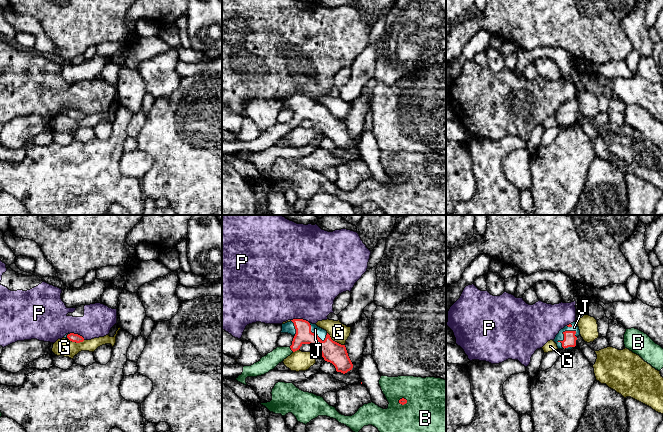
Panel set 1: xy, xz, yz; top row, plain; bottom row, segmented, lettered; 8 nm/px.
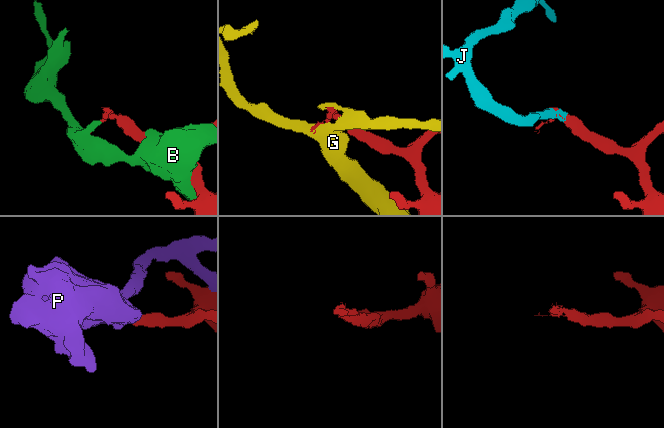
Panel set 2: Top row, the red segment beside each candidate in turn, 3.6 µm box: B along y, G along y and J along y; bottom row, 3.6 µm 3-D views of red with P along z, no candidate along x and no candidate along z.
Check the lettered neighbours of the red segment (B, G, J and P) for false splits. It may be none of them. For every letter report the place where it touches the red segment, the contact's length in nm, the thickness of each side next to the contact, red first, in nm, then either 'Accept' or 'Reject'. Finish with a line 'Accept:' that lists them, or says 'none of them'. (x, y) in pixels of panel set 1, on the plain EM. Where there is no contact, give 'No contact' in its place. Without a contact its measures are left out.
B: Touches red at xz (403, 174). Shared border 80 nm. Thickness 50 nm (red) against 440 nm. Reject
G: Touches red at xz (334, 117). Shared border 180 nm. Thickness 170 nm (red) against 150 nm. Reject
J: Touches red at yz (563, 109). Shared border 180 nm. Thickness 100 nm (red) against 60 nm. Accept
P: Touches red at xz (300, 95). Shared border 150 nm. Thickness 130 nm (red) against 500 nm. Reject
Accept: J

